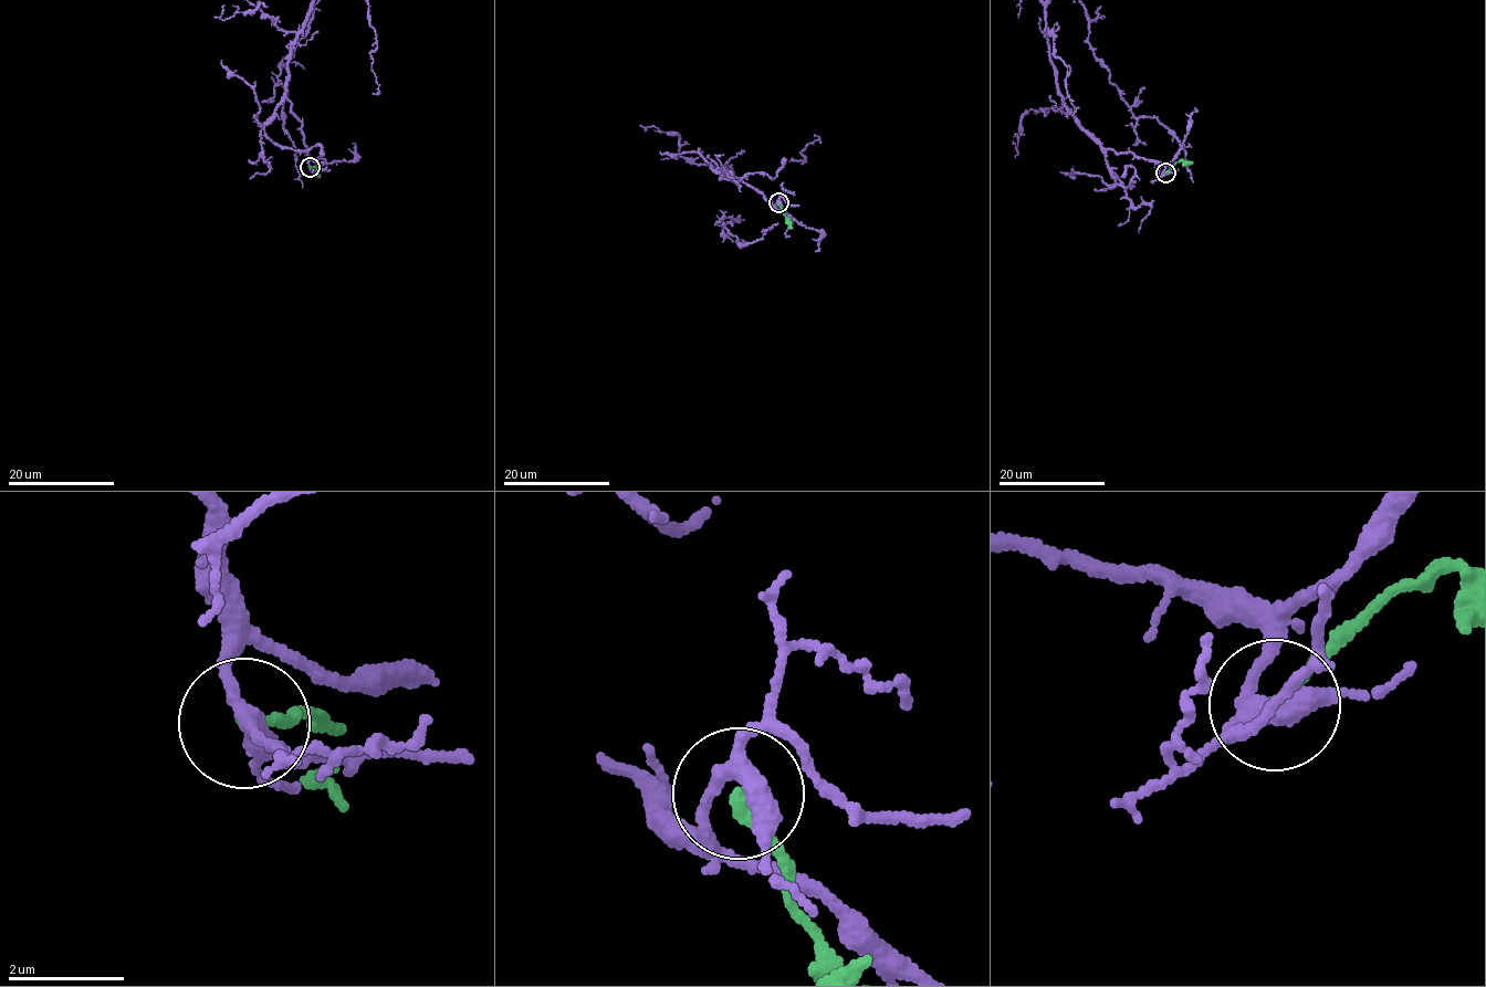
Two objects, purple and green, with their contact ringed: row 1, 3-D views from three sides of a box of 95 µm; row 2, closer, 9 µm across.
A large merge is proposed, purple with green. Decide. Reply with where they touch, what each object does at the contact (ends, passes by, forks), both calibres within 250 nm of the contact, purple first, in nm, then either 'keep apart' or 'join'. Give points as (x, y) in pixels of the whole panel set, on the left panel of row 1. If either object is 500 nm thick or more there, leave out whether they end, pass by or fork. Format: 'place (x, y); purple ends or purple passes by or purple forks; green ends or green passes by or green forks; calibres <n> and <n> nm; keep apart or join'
place (310, 167); purple forks; green ends; calibres 320 and 200 nm; keep apart

